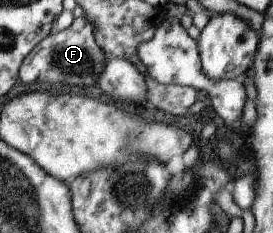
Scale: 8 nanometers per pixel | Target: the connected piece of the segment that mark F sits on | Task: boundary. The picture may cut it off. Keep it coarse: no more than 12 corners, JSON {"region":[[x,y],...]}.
{"region":[[83,17],[19,65],[25,85],[95,86],[106,56]]}

